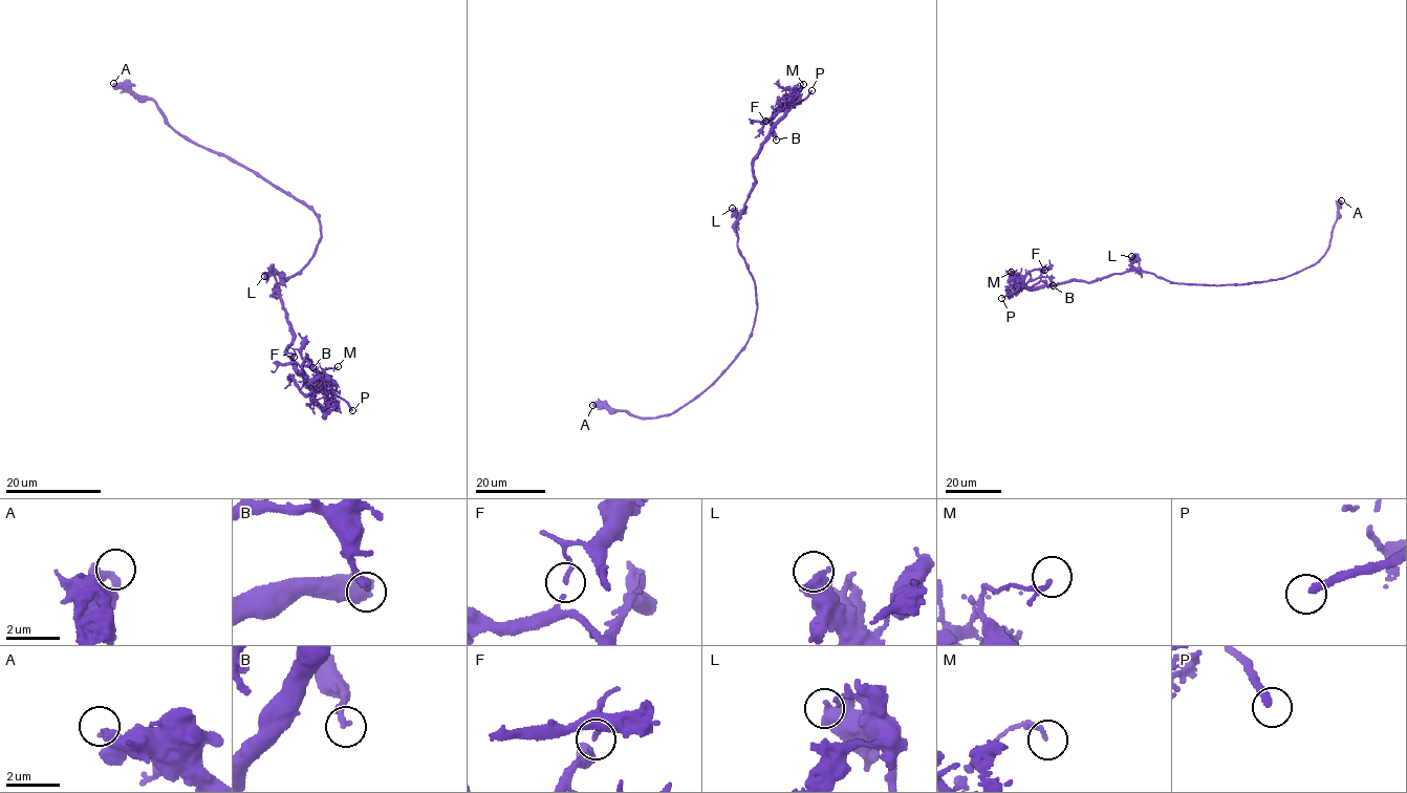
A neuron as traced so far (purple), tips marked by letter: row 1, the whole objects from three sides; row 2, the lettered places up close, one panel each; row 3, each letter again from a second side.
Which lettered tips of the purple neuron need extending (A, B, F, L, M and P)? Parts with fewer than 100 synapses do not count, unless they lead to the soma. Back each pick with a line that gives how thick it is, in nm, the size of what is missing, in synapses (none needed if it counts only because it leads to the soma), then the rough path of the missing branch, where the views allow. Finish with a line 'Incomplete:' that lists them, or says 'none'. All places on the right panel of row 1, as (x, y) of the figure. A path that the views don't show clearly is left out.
P: calibre 280 nm; course (1001, 298), (986, 305), (959, 291), (949, 265), (952, 251), (949, 240)
Incomplete: P

